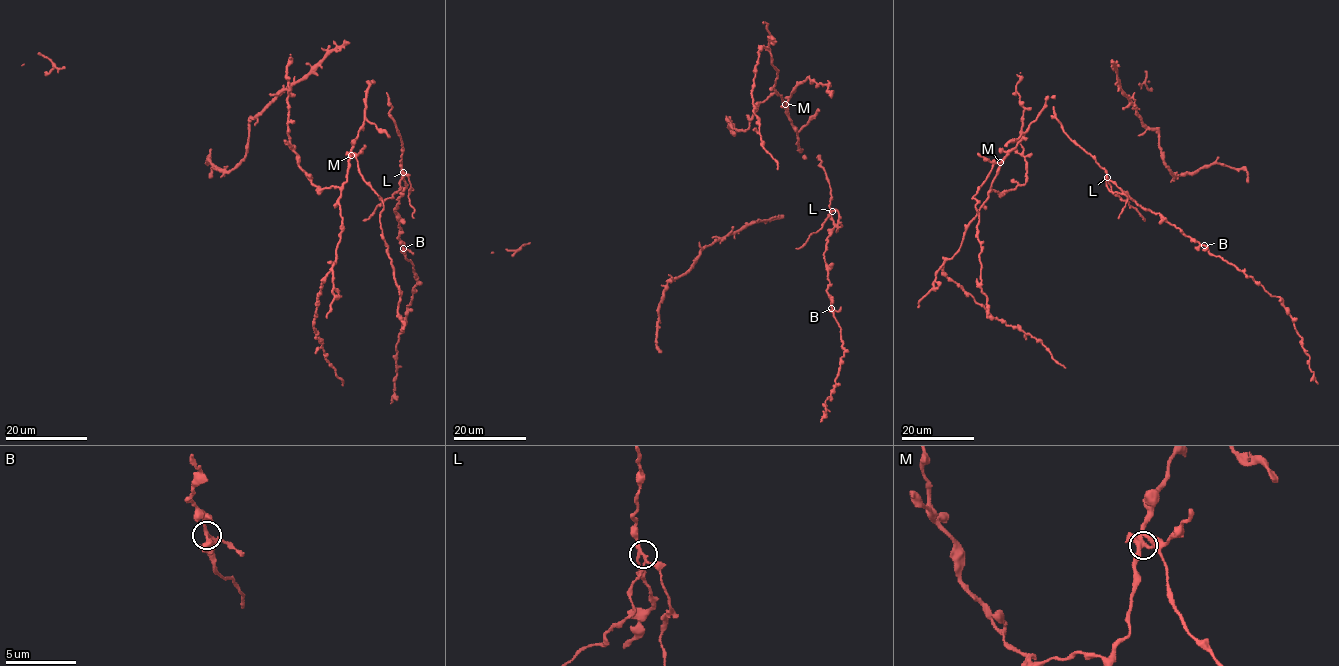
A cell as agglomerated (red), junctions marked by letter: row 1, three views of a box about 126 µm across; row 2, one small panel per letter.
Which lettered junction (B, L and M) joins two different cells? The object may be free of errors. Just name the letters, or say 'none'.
L

